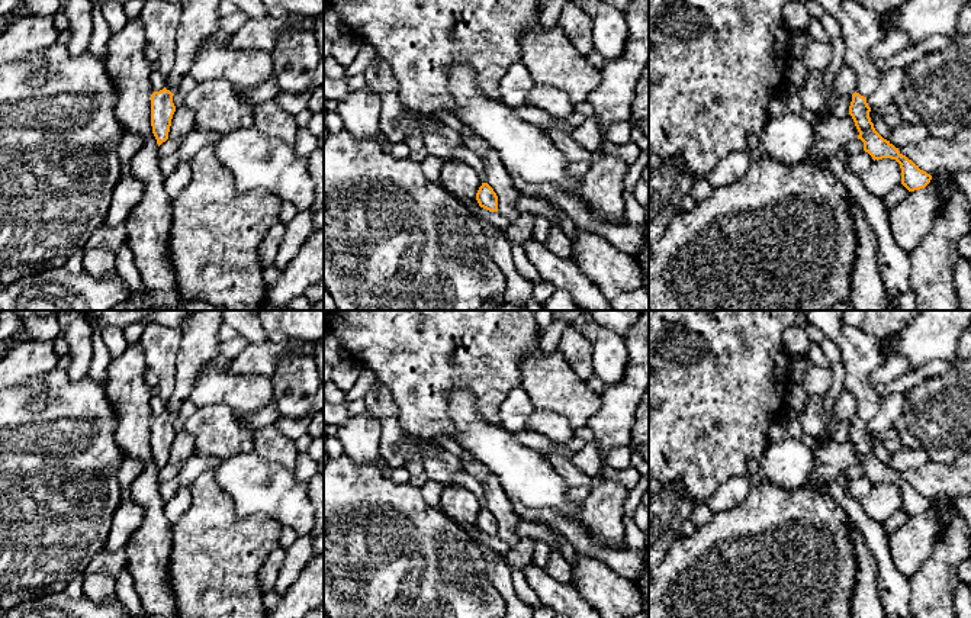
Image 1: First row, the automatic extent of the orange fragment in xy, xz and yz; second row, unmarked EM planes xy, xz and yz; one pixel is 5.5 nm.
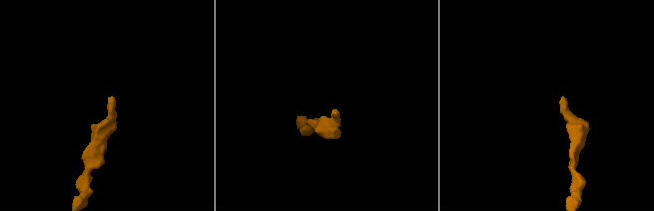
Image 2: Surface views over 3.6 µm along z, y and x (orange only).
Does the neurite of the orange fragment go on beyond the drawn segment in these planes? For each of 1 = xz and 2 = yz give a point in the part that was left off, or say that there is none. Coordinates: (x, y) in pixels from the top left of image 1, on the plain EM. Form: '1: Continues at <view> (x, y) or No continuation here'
1: No continuation here
2: Continues at yz (859, 354)

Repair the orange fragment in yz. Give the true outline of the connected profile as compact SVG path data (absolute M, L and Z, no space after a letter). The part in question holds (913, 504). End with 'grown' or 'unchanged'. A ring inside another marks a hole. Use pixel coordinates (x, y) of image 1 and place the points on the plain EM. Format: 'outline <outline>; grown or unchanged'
outline M807 310L806 316L824 338L832 339L840 348L840 361L845 367L845 389L856 397L856 416L852 419L849 440L864 467L864 476L872 485L891 483L900 489L901 509L909 515L925 514L932 500L920 495L911 485L903 480L890 466L884 464L874 453L866 424L877 415L880 396L871 387L868 377L882 364L878 341L868 338L861 329L843 325L846 310Z; grown

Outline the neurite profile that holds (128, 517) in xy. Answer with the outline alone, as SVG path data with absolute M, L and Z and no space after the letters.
M131 499L122 502L115 511L112 528L103 550L115 551L125 547L125 544L129 541L132 534L142 525L142 522L142 506L136 505Z

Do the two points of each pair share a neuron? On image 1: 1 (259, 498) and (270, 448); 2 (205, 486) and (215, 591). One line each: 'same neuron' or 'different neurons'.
1: different neurons
2: same neuron

